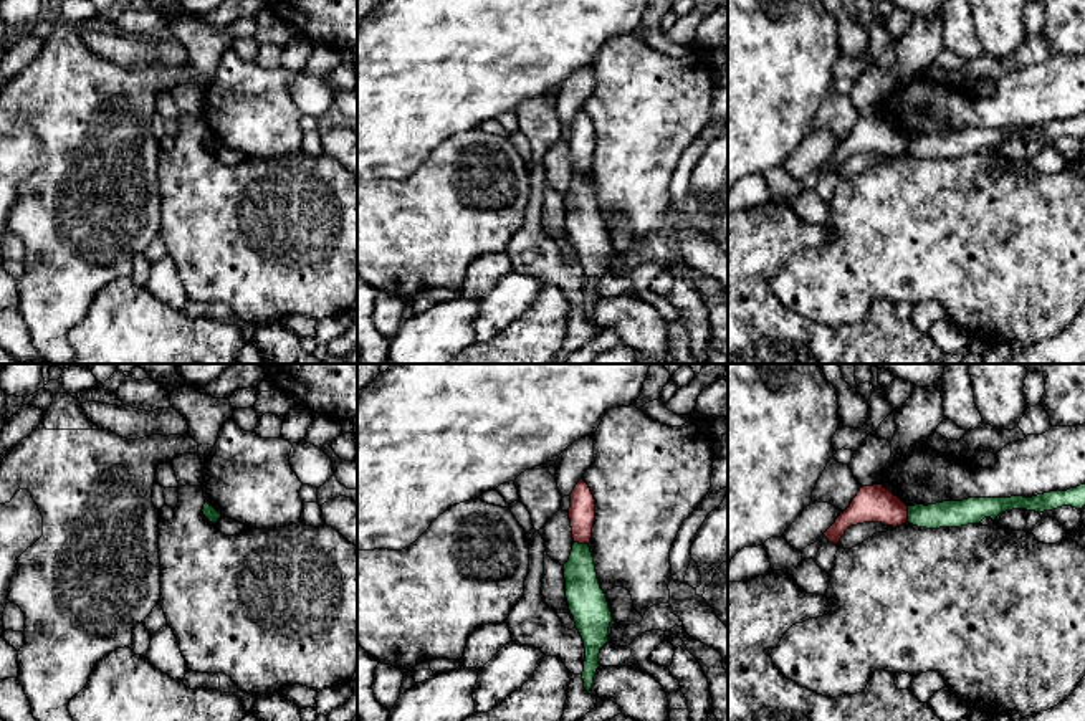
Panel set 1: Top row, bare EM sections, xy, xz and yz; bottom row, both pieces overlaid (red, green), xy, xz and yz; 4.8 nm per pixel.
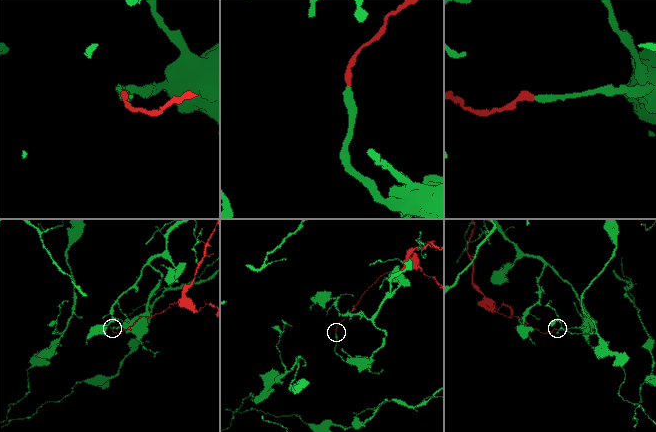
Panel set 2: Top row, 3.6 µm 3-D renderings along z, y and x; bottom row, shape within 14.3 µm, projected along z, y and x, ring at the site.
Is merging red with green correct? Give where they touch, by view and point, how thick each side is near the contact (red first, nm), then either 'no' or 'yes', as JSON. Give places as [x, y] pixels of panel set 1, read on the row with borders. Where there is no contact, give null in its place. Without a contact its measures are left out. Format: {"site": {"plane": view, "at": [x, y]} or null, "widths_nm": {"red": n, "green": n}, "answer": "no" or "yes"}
{"site": {"plane": "yz", "at": [907, 515]}, "widths_nm": {"red": 180, "green": 130}, "answer": "no"}

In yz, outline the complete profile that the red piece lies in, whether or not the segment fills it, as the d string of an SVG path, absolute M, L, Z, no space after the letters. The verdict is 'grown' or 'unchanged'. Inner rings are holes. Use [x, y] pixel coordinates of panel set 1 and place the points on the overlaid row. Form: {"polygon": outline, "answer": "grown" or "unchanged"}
{"polygon": "M883 485L862 486L850 506L824 532L829 542L837 544L850 526L882 523L901 526L908 523L908 506Z", "answer": "unchanged"}

